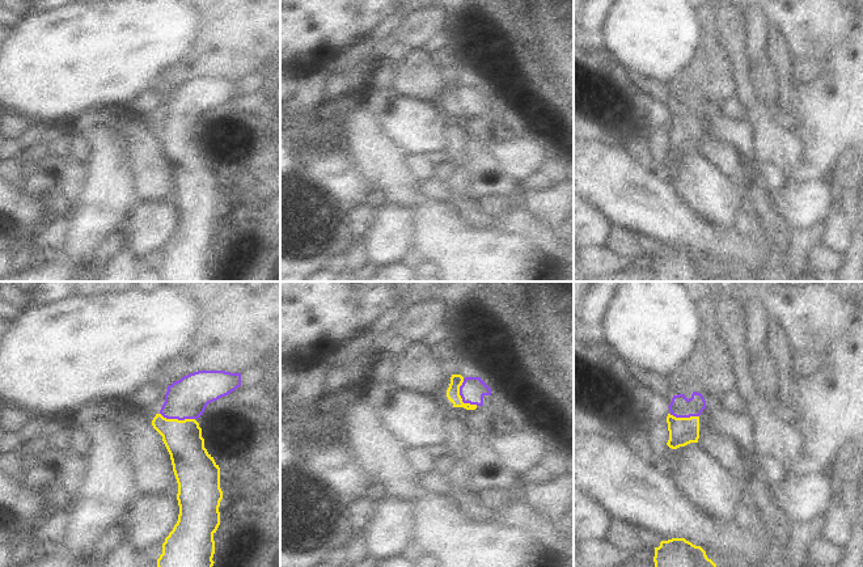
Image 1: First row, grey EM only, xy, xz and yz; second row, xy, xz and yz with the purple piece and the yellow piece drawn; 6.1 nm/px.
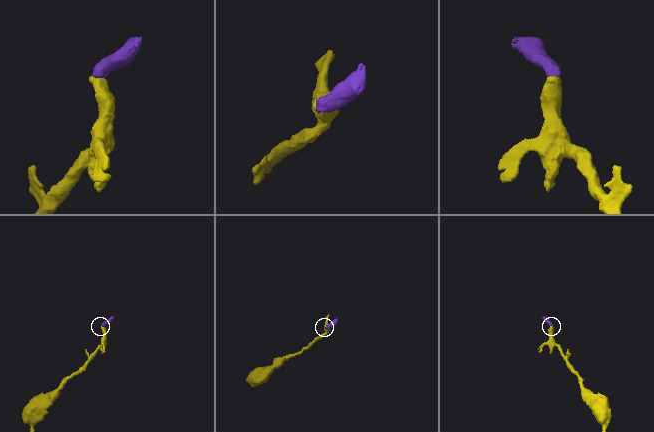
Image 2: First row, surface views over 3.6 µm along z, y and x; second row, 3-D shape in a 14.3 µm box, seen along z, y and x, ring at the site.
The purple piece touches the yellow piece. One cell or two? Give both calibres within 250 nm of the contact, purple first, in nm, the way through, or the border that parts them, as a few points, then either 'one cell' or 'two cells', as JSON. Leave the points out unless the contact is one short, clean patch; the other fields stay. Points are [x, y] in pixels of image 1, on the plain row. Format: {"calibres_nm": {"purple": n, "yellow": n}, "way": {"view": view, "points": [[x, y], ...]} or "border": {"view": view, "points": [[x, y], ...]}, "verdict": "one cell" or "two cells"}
{"calibres_nm": {"purple": 150, "yellow": 80}, "way": {"view": "xz", "points": [[473, 96], [461, 104], [456, 87]]}, "verdict": "one cell"}

